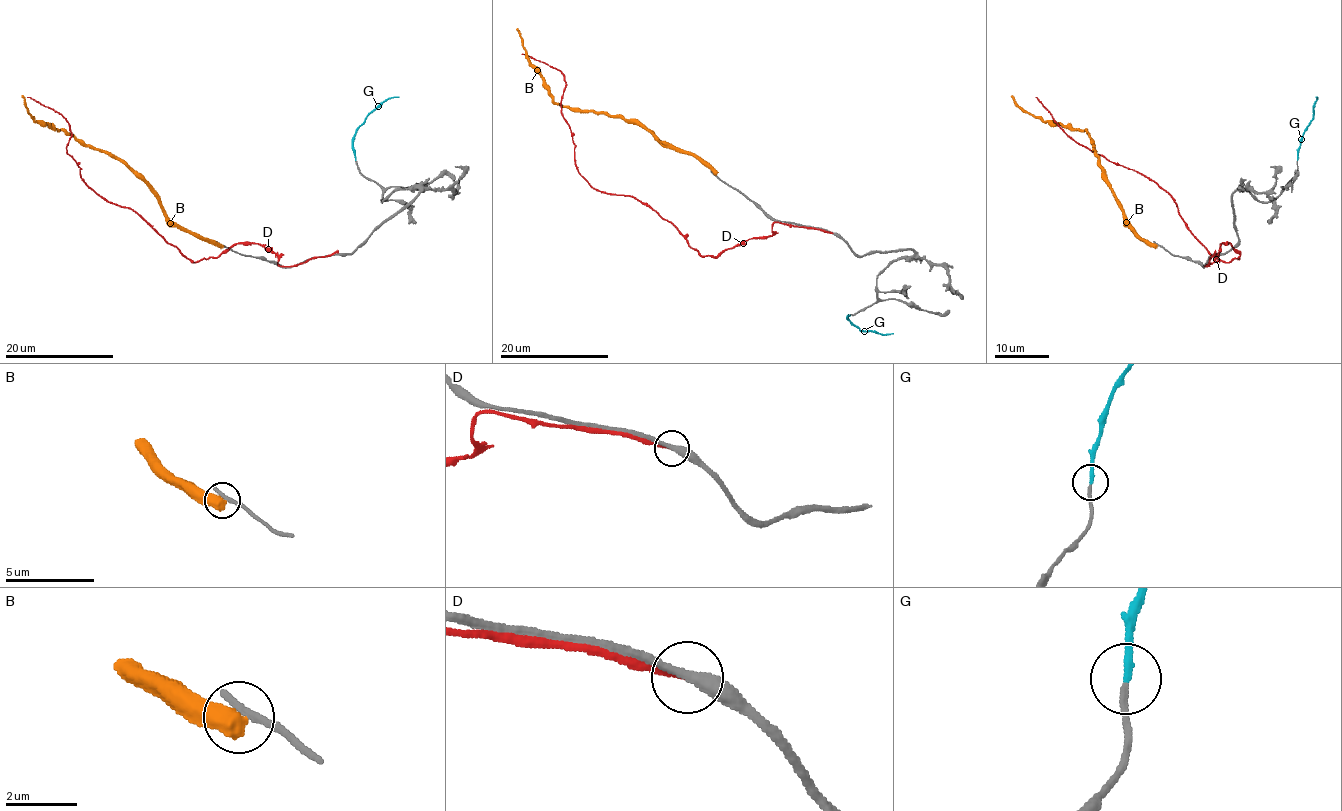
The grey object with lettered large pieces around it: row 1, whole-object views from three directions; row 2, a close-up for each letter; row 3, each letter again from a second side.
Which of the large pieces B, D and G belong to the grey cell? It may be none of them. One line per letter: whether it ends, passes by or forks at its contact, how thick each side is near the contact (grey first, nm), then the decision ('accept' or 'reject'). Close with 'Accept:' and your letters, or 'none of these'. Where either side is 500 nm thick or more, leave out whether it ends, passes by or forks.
B: 300/650 nm | reject
D: it ends | 340/240 nm | reject
G: it ends | 170/200 nm | accept
Accept: G

